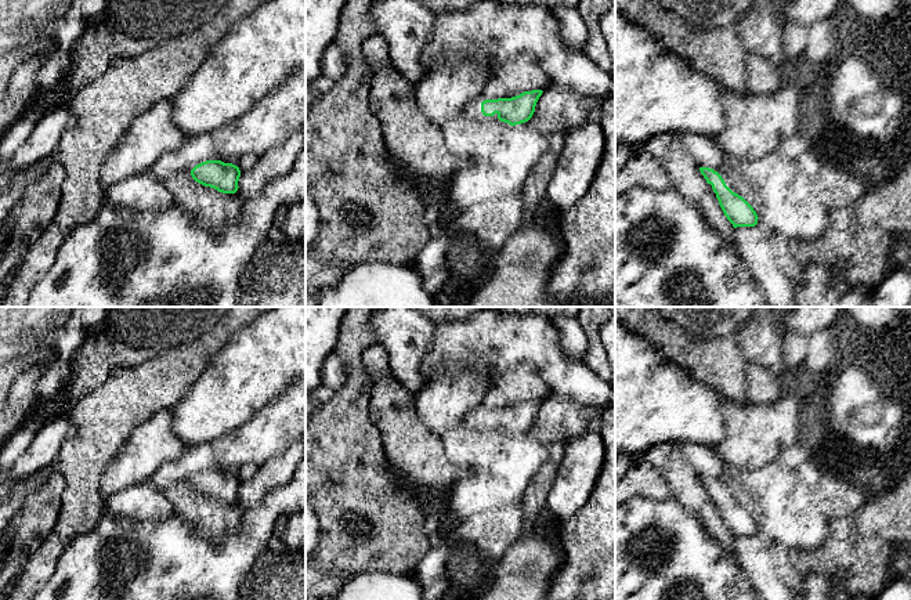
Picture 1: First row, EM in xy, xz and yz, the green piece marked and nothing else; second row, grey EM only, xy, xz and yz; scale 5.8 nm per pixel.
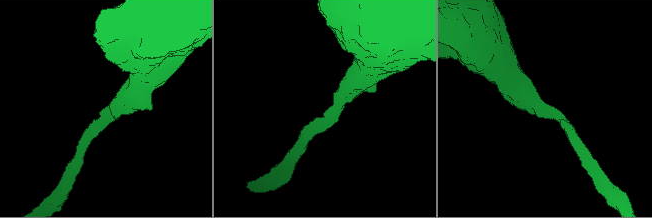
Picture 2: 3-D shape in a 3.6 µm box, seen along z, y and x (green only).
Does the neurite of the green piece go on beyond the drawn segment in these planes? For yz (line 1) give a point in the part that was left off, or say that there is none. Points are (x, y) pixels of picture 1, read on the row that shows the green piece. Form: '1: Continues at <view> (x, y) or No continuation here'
1: No continuation here

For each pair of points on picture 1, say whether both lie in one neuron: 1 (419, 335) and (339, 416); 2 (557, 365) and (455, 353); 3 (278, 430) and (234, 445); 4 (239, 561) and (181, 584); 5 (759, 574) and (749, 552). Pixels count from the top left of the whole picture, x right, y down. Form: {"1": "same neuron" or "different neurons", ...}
{"1": "different neurons", "2": "same neuron", "3": "same neuron", "4": "same neuron", "5": "same neuron"}

